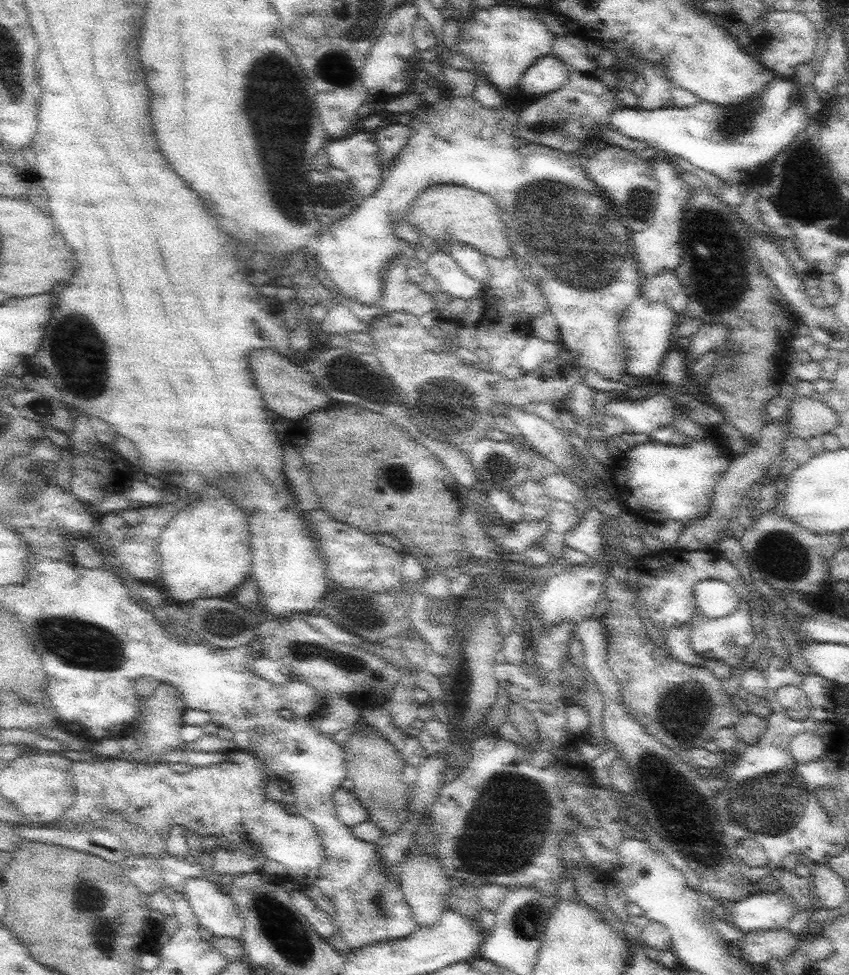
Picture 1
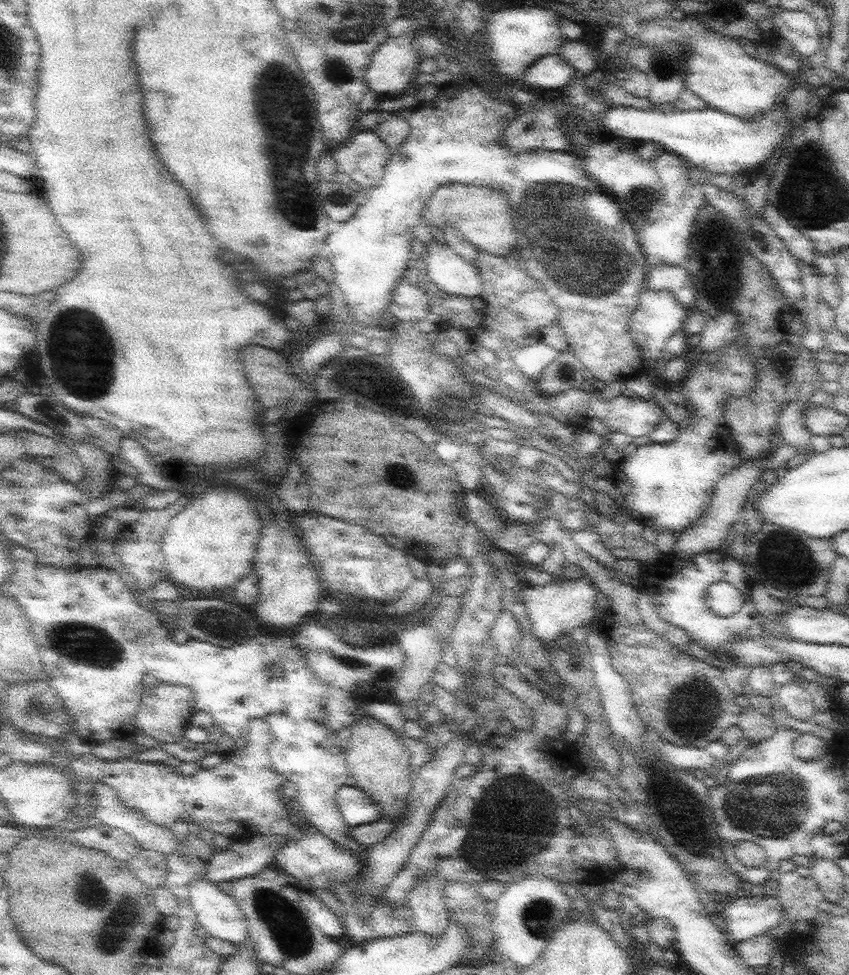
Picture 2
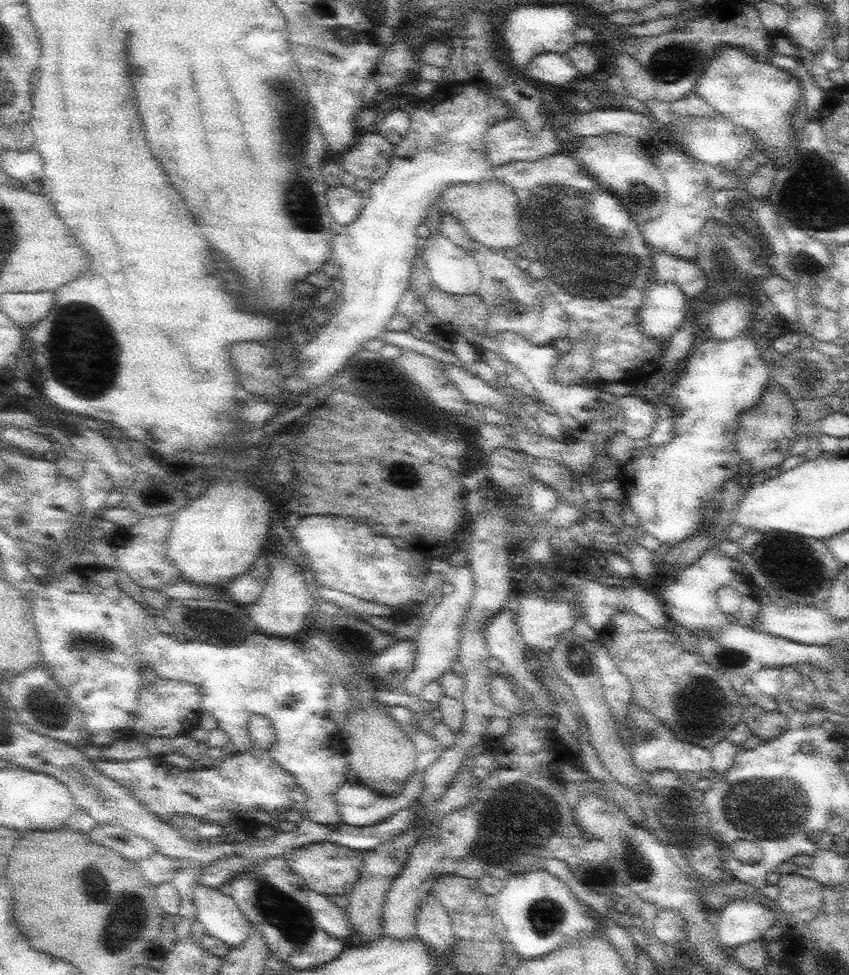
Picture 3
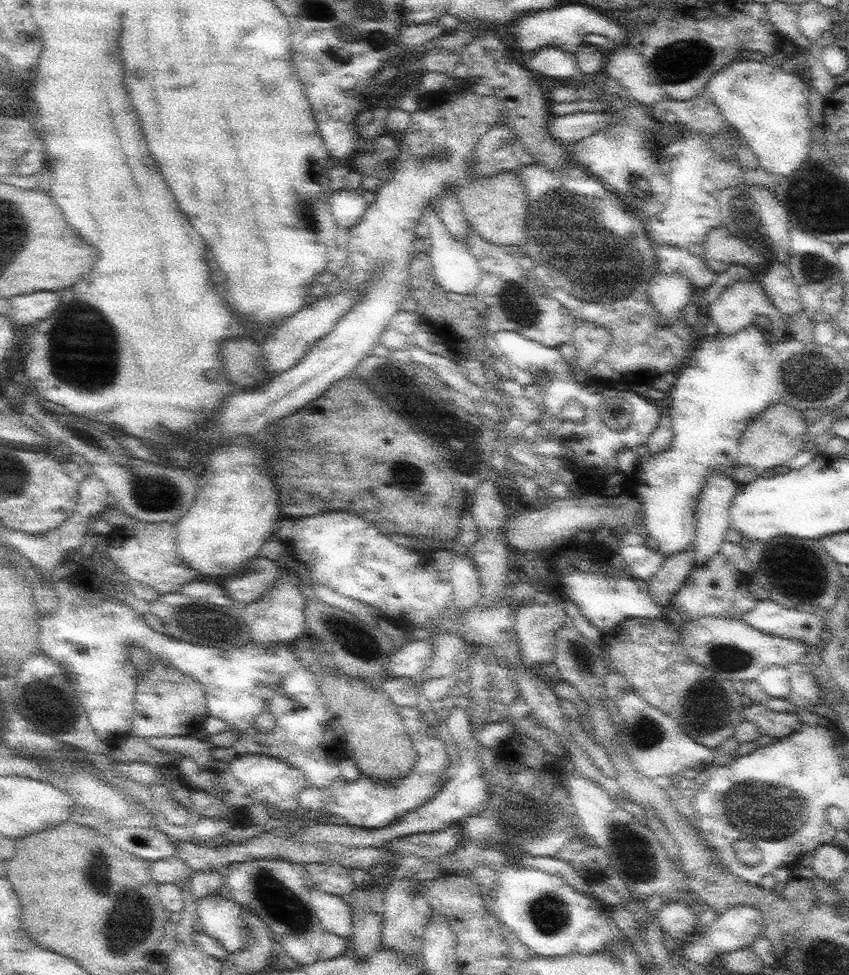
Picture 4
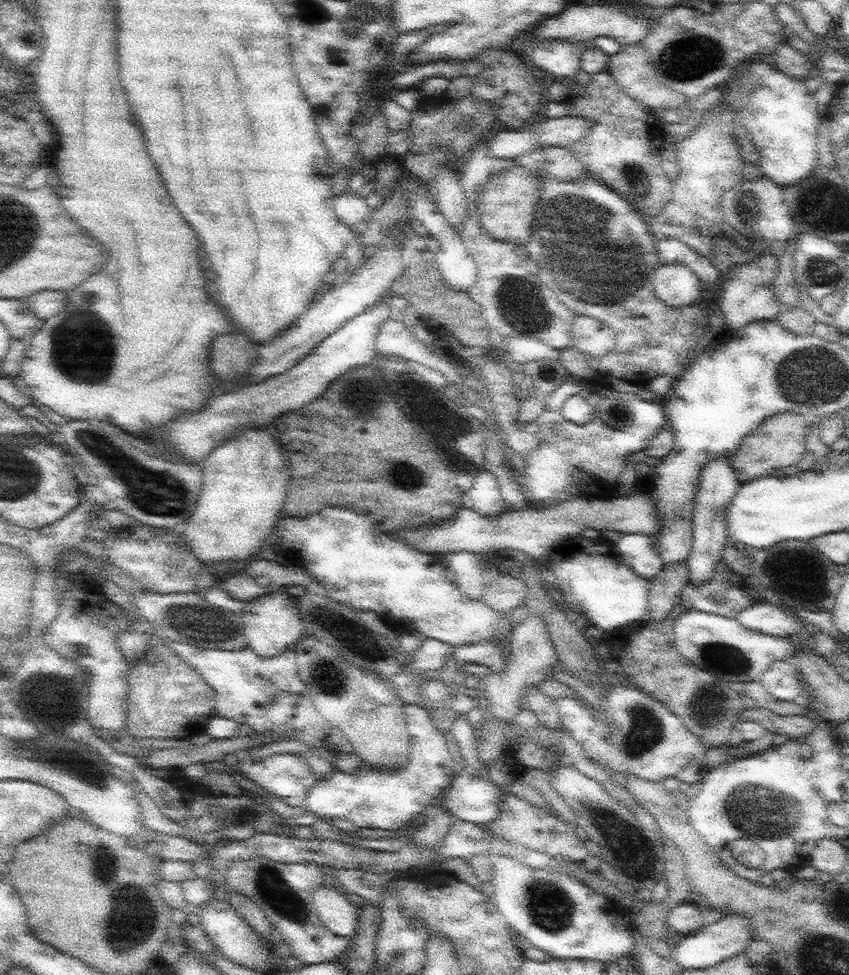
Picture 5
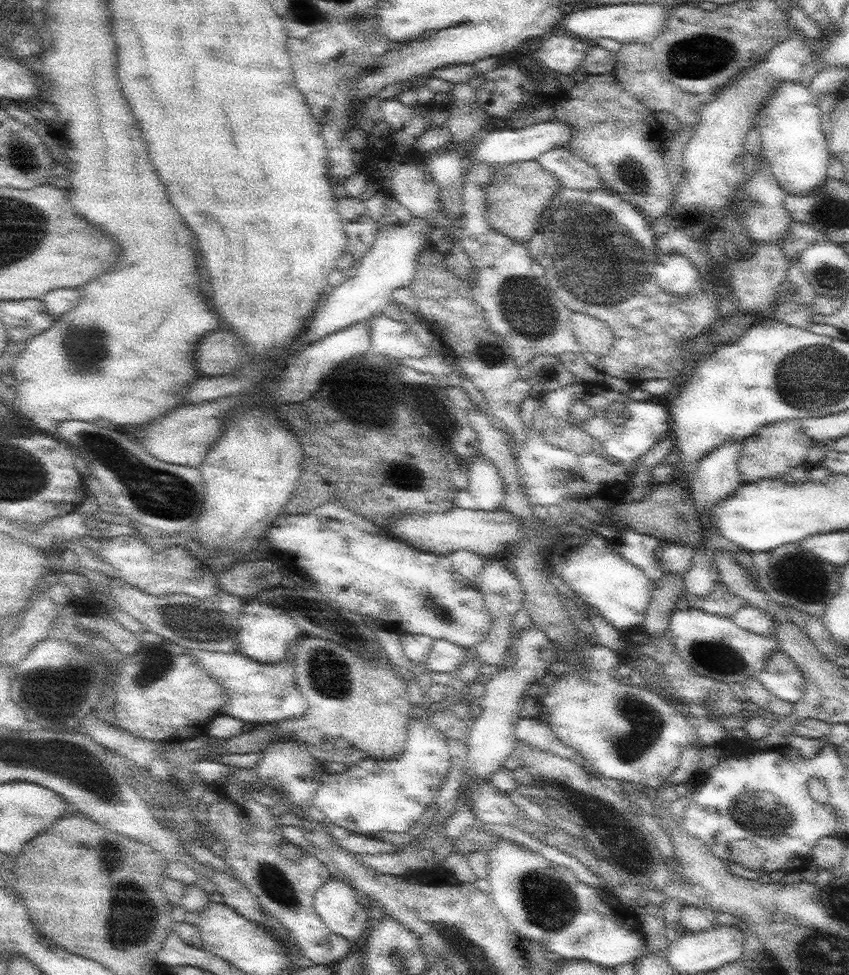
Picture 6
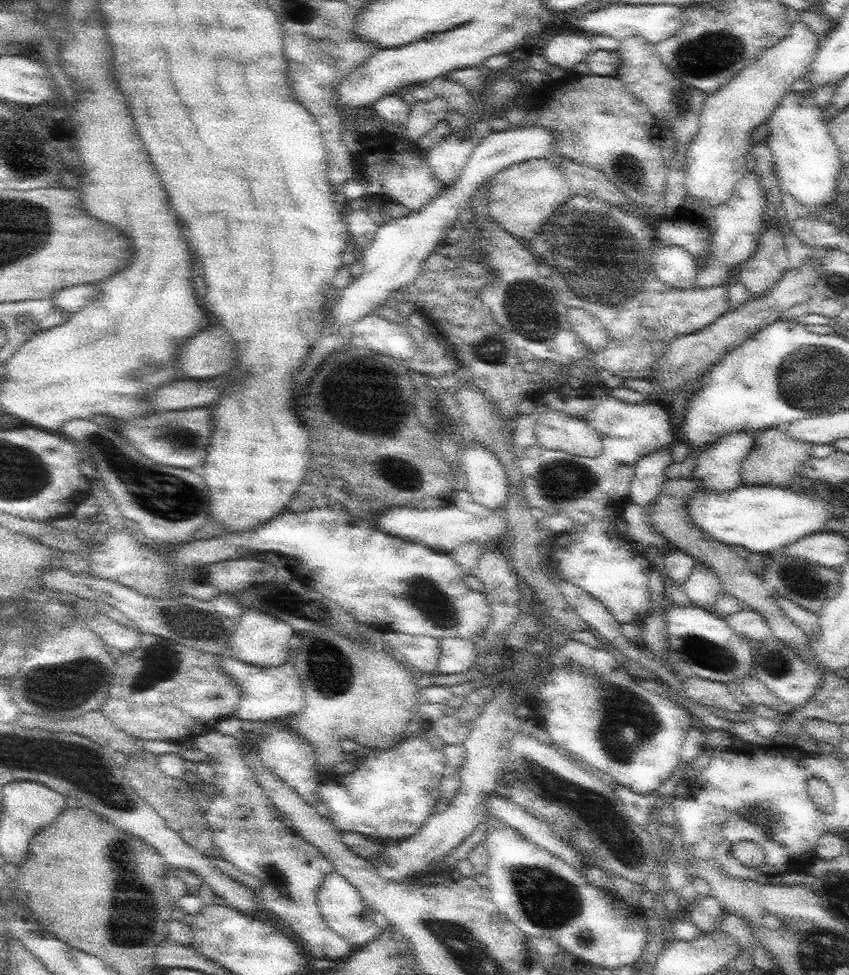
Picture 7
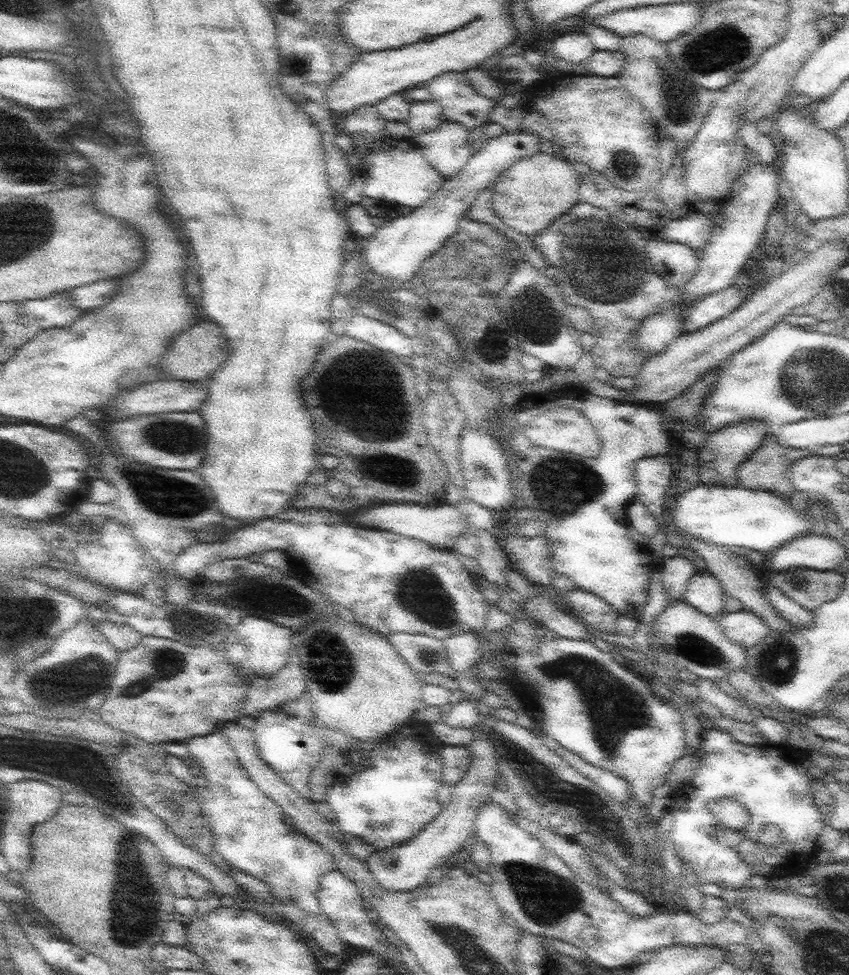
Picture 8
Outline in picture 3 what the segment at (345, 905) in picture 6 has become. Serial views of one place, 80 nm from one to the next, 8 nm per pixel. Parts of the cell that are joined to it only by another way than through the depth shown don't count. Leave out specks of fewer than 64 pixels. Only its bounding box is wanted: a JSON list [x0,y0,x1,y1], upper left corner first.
[307,890,354,939]

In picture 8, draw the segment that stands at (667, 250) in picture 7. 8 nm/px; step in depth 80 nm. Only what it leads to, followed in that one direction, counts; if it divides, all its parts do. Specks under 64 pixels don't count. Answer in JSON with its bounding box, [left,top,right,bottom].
[648,240,700,289]

